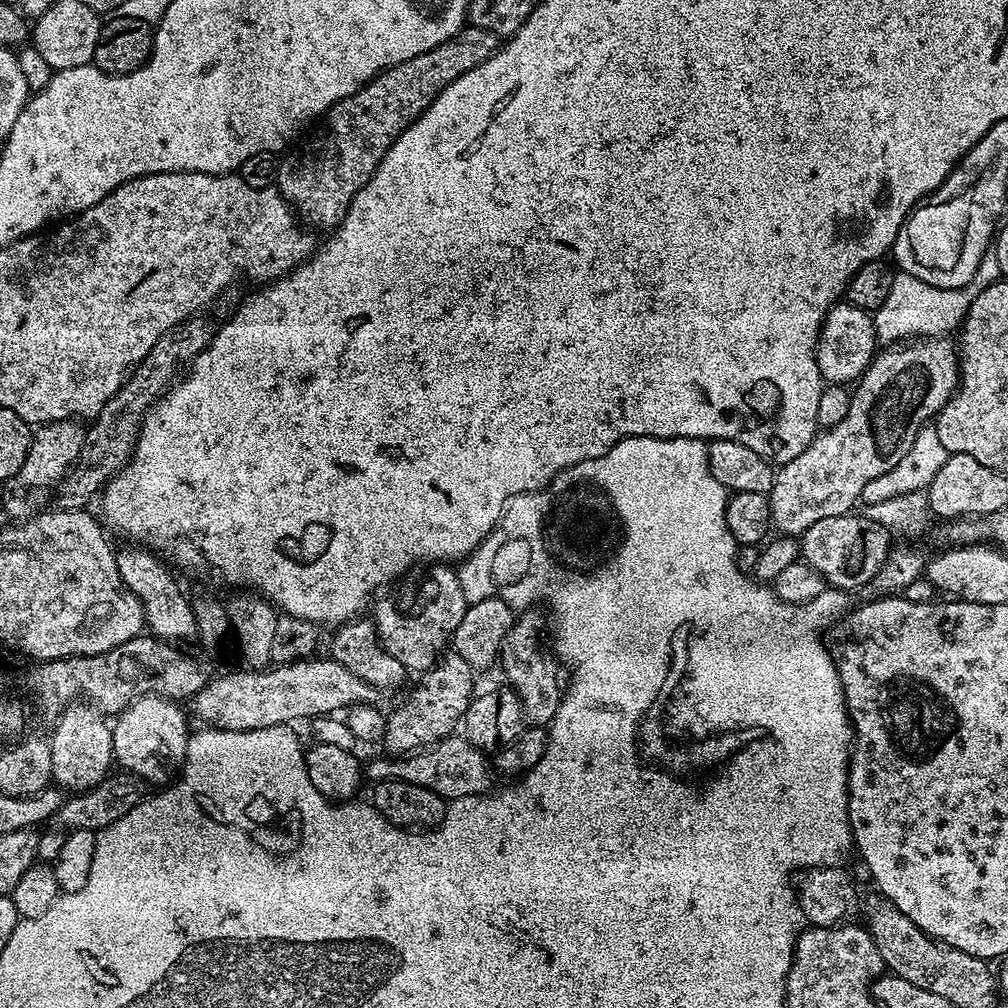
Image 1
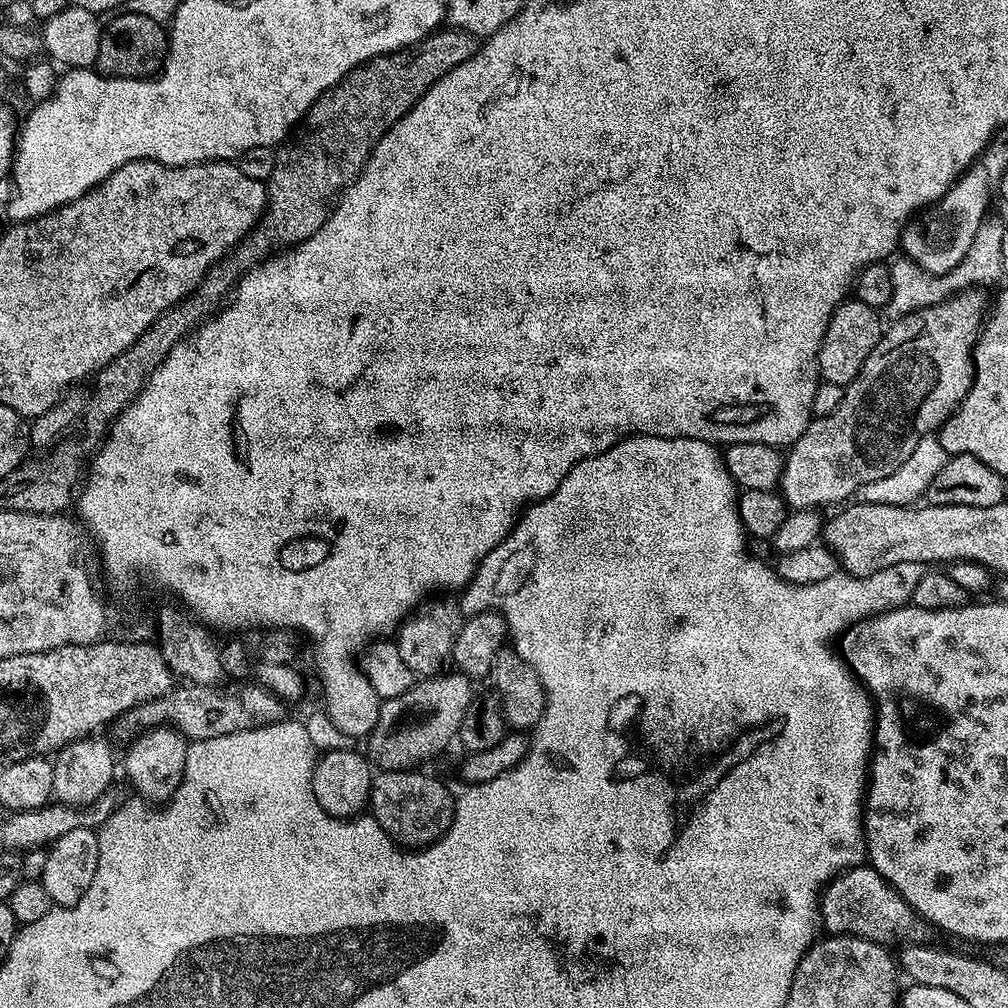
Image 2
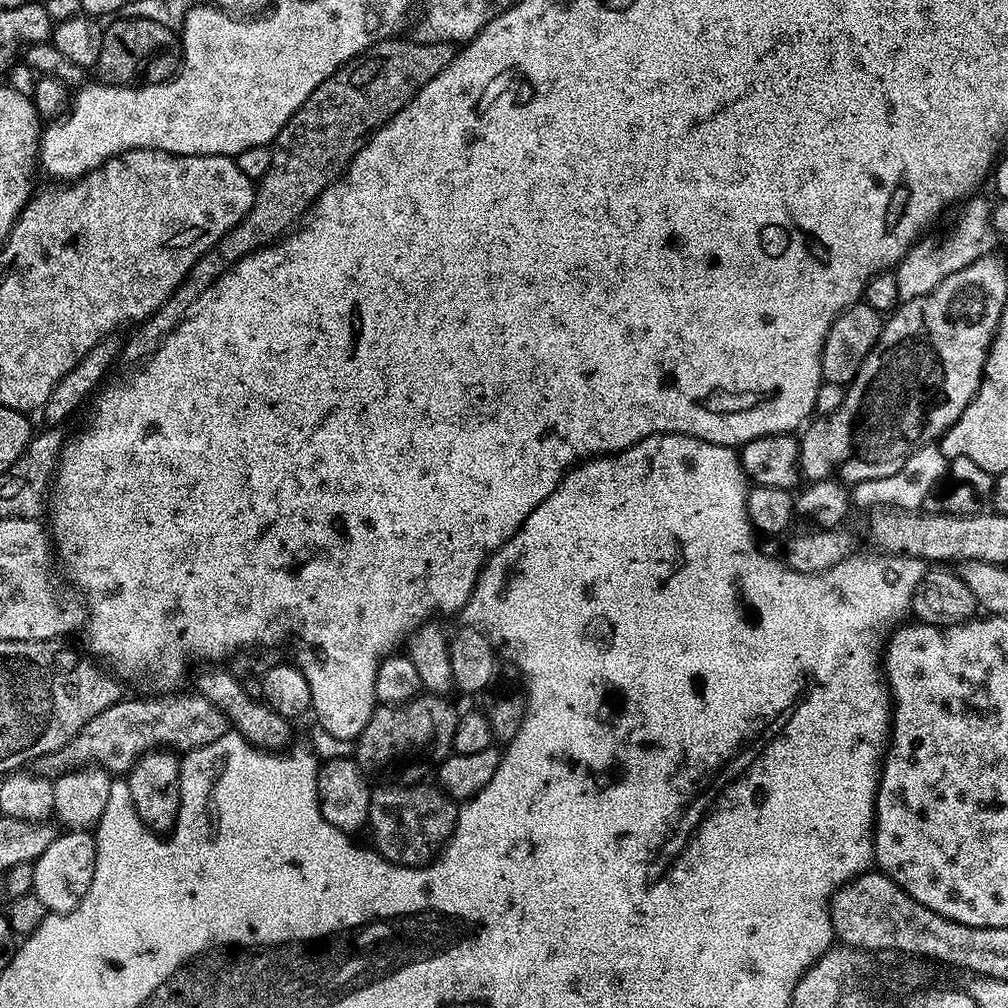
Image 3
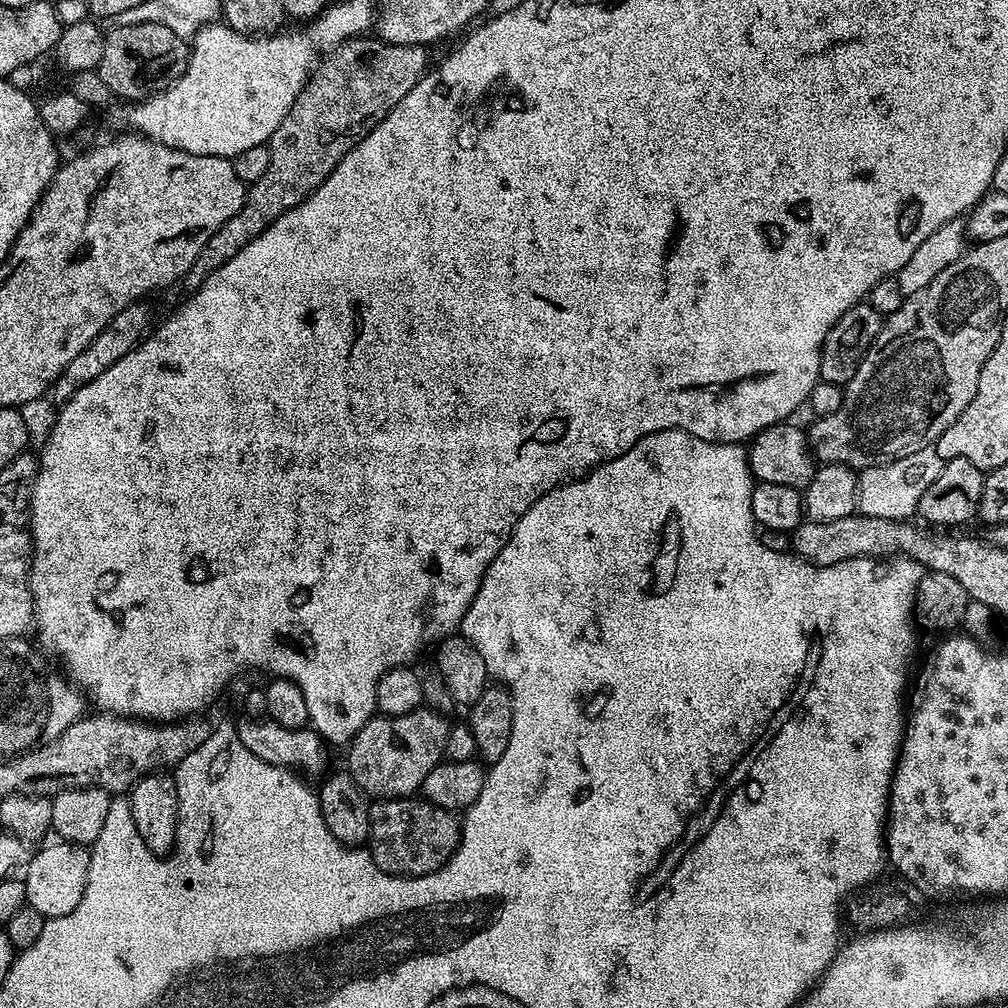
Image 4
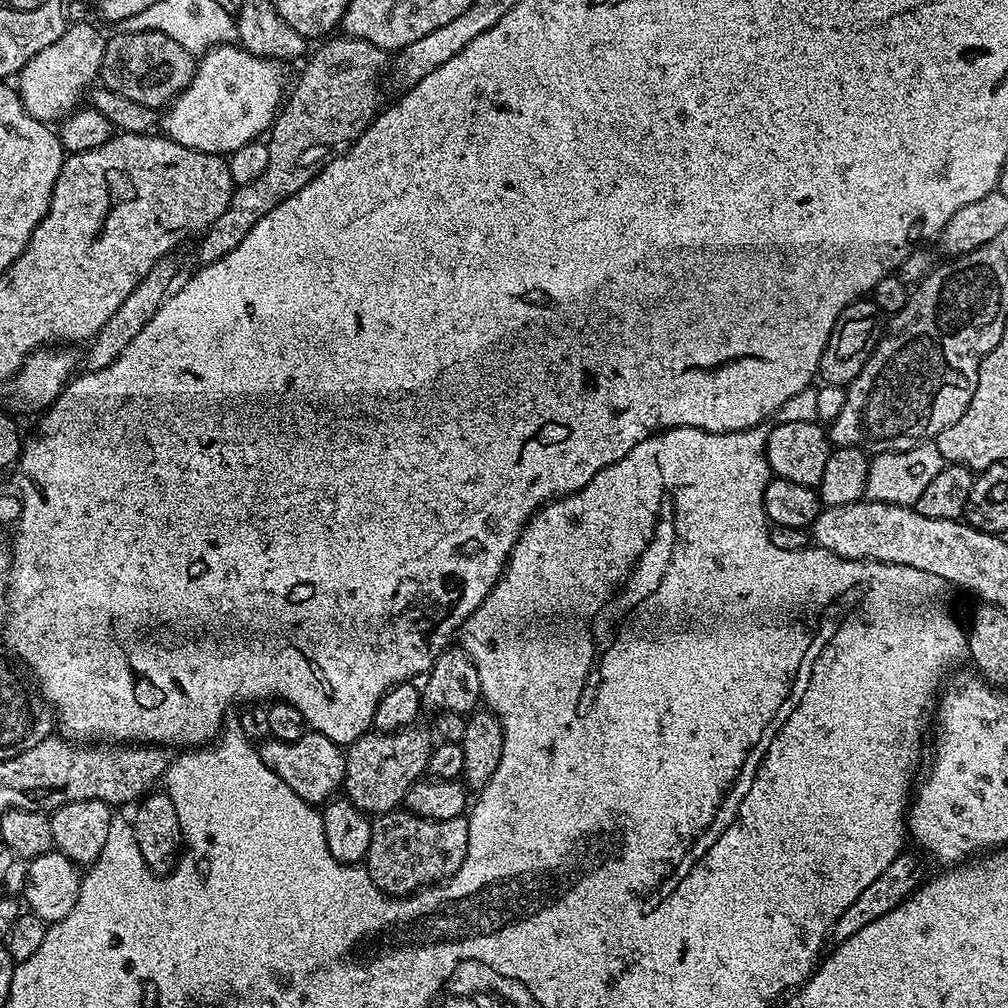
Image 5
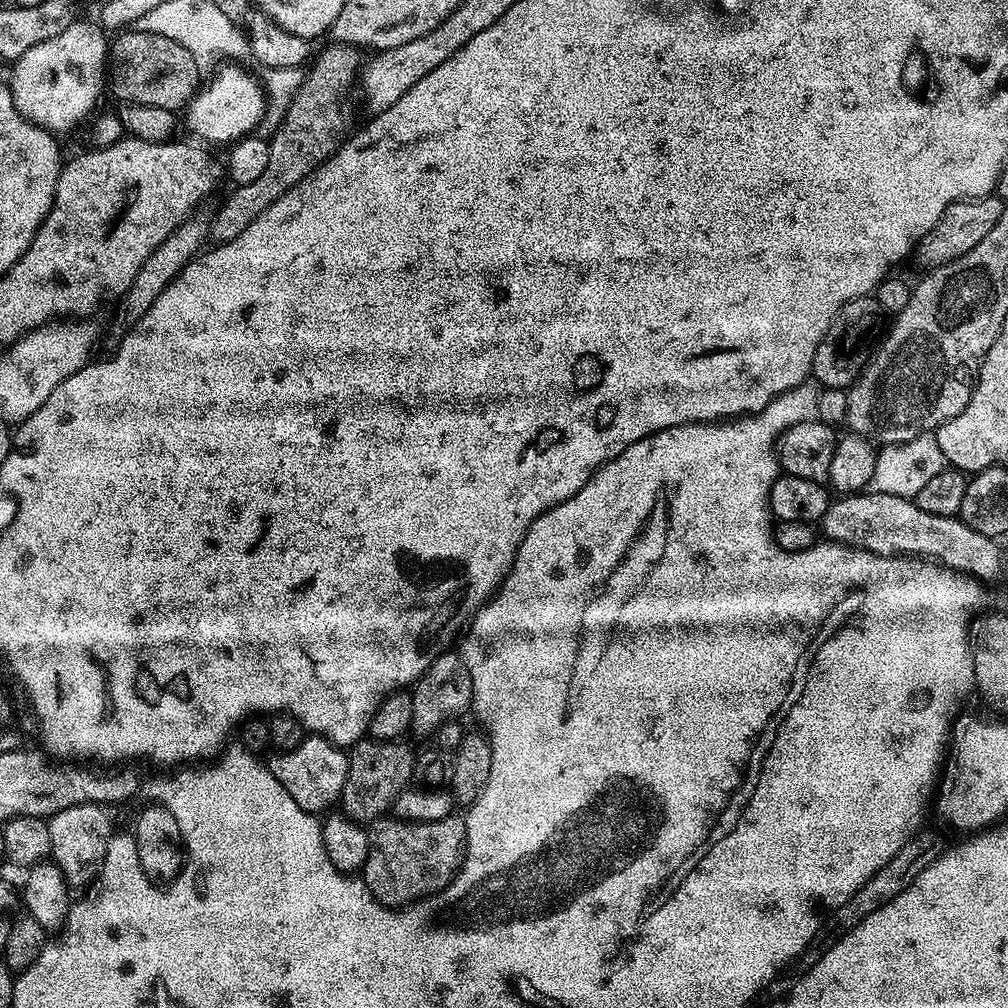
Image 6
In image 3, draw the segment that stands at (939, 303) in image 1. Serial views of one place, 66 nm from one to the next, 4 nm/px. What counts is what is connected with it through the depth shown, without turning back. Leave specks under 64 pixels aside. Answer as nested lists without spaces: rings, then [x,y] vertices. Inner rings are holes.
[[[973,195],[963,205],[965,208],[960,221],[953,226],[952,233],[941,244],[931,244],[927,238],[921,239],[913,244],[911,250],[900,259],[894,271],[898,278],[898,294],[901,301],[913,300],[922,294],[930,294],[930,290],[934,290],[947,276],[962,270],[968,264],[973,264],[978,257],[987,256],[995,249],[992,247],[995,246],[998,236],[992,226],[993,205],[990,200],[988,204],[987,198],[980,195]]]

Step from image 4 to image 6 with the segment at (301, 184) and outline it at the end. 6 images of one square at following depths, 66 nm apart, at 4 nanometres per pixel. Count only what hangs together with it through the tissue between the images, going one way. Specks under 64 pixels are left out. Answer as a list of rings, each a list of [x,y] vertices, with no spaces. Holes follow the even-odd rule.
[[[332,42],[329,45],[329,48],[324,48],[321,52],[319,49],[315,53],[302,86],[292,96],[288,111],[273,131],[277,132],[270,136],[270,162],[267,163],[266,170],[249,185],[235,185],[231,189],[233,192],[225,198],[224,205],[217,210],[216,217],[211,217],[210,236],[213,241],[238,238],[238,234],[242,234],[242,230],[246,230],[246,226],[250,226],[250,222],[254,222],[254,218],[266,210],[266,206],[278,202],[286,190],[302,182],[302,178],[309,176],[336,151],[341,139],[340,127],[344,124],[340,103],[356,72],[358,76],[361,71],[362,59],[360,60],[361,53],[350,44]]]

